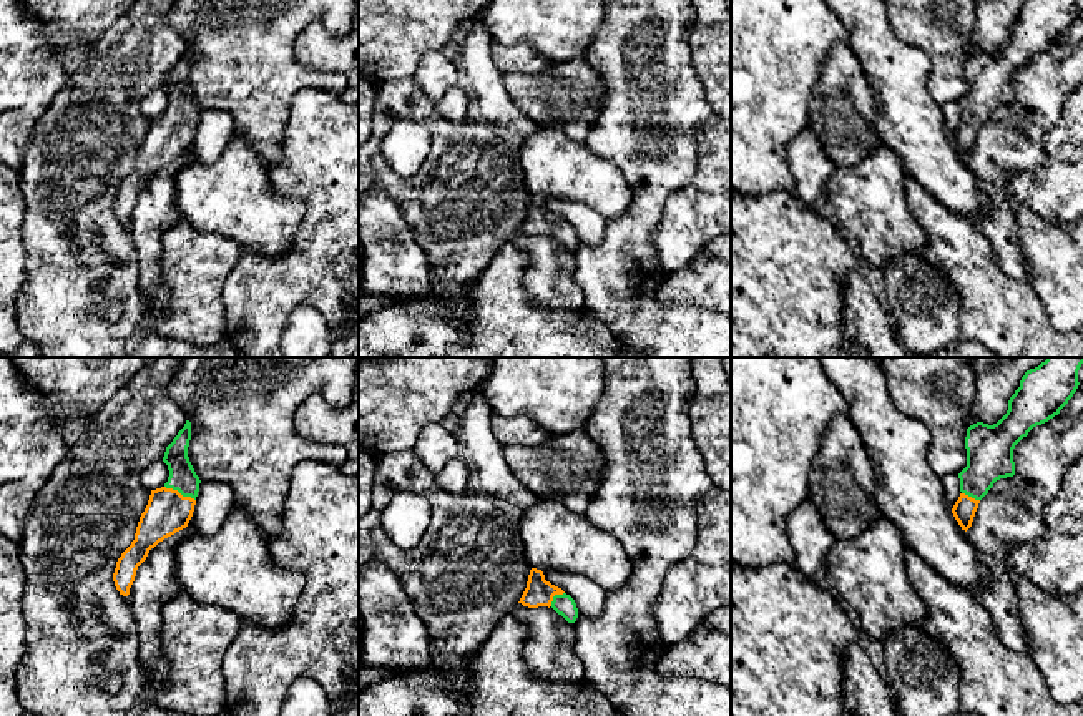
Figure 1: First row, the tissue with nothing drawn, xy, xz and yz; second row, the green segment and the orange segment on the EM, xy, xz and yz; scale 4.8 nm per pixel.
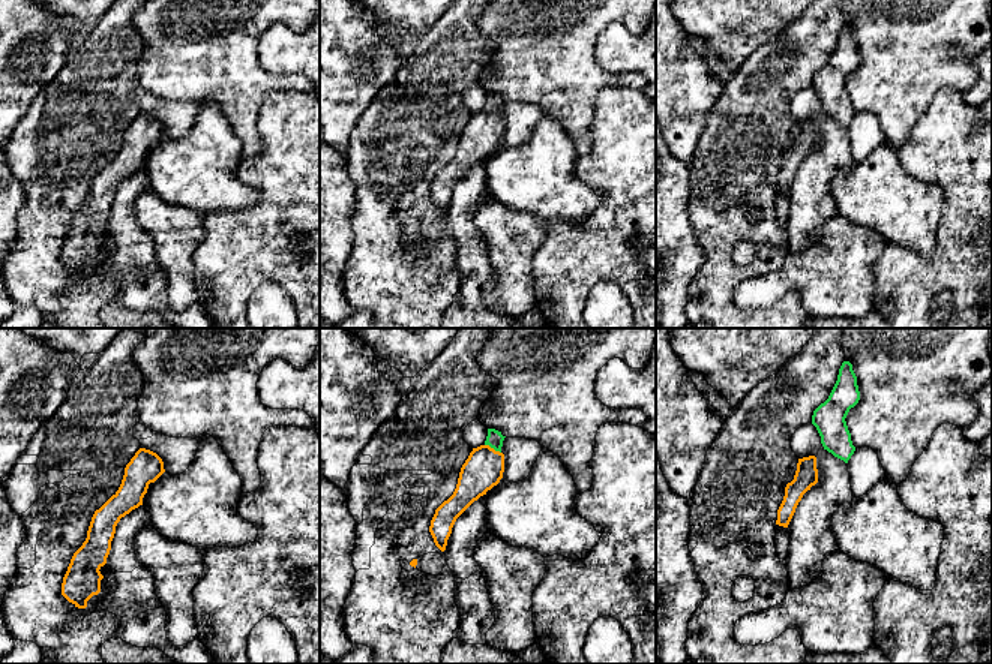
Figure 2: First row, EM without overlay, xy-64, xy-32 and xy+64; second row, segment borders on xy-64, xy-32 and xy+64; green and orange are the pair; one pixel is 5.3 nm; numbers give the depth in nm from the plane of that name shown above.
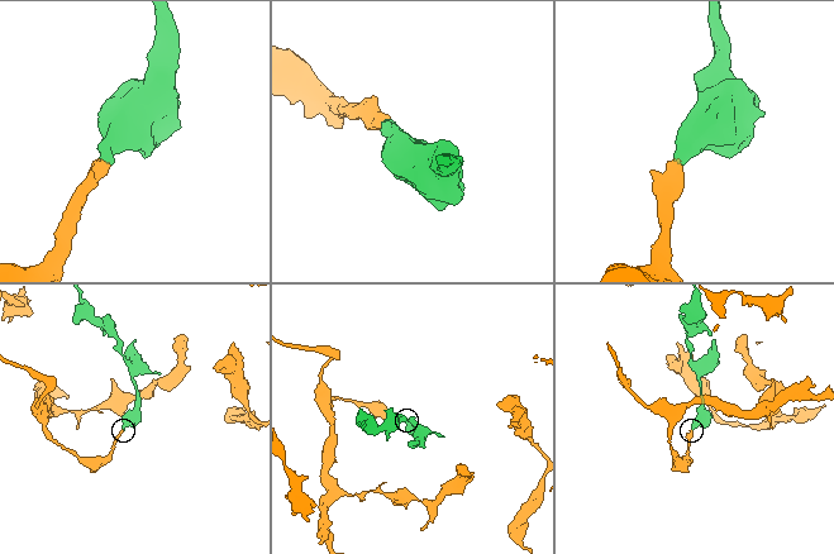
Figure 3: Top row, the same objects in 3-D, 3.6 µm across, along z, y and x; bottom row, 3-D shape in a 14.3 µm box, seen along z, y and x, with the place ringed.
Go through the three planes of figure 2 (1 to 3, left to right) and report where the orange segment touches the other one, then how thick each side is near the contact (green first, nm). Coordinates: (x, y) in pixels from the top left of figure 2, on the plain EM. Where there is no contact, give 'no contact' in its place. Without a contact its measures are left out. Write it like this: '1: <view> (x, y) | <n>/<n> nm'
1: no contact
2: xy-32 (492, 111) | 90/200 nm
3: no contact

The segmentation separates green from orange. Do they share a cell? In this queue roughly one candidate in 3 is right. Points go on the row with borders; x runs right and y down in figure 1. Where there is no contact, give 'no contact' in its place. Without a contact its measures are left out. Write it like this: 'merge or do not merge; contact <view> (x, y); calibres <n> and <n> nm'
merge; contact xy (180, 492); calibres 130 and 200 nm

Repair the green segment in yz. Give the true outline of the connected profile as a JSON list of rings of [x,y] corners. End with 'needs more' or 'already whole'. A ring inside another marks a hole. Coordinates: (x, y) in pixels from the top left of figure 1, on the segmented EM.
[[[1046,357],[1025,372],[997,424],[977,422],[967,429],[967,467],[958,473],[962,493],[952,508],[962,530],[972,527],[978,503],[993,483],[1015,475],[1015,445],[1033,427],[1058,415],[1073,397],[1081,364],[1083,357]]]; needs more

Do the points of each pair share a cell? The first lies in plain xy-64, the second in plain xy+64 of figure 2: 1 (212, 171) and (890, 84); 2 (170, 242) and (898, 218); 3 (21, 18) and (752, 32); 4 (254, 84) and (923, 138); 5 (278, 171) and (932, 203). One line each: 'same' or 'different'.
1: different
2: different
3: different
4: different
5: different

